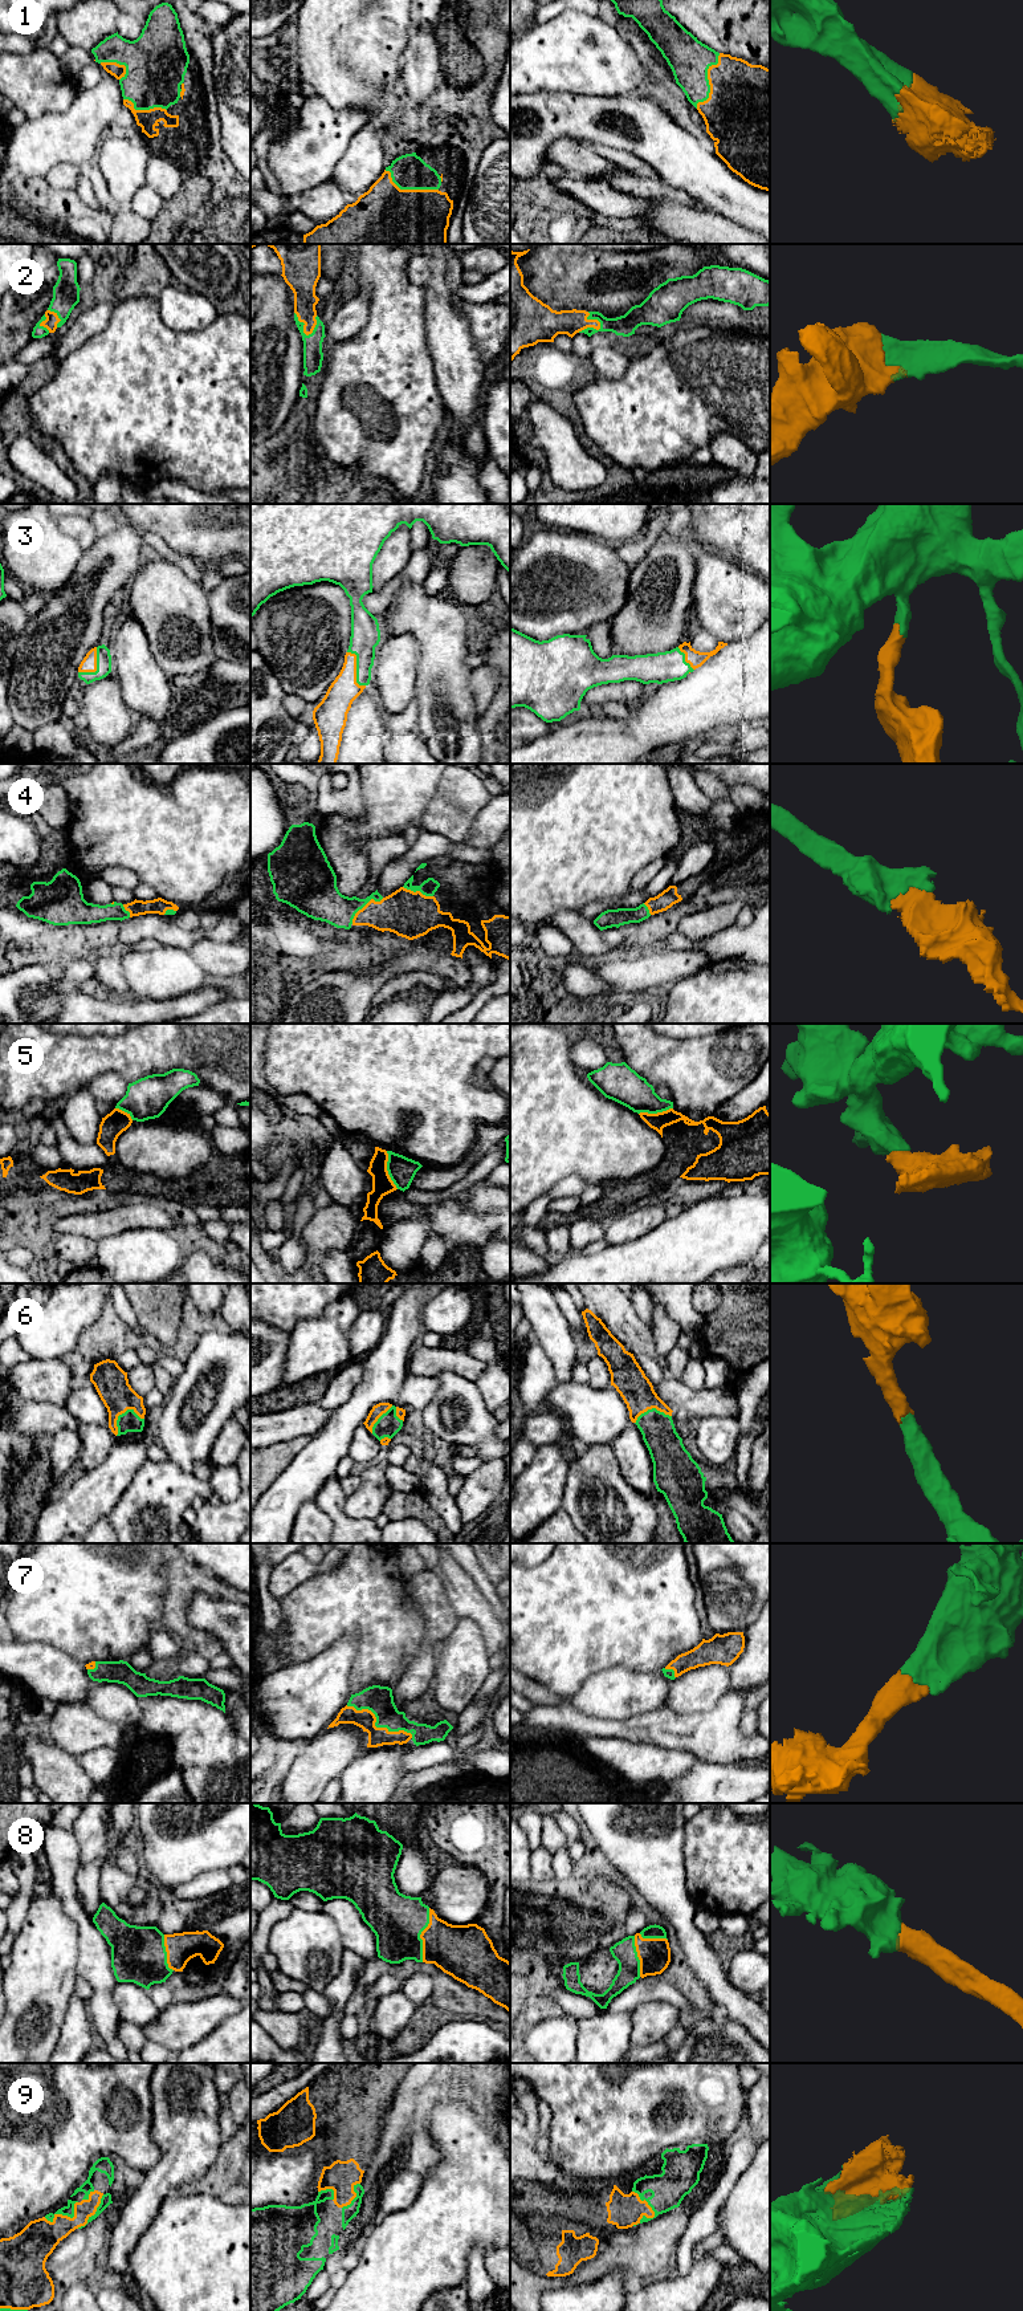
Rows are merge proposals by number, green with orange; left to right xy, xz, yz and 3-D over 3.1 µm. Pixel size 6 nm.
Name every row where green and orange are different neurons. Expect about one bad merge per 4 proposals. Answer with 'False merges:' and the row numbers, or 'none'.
False merges: 5

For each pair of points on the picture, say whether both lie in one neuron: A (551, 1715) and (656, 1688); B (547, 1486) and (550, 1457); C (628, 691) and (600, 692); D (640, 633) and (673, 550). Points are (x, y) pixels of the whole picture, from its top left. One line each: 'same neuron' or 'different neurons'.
A: different neurons
B: same neuron
C: same neuron
D: same neuron

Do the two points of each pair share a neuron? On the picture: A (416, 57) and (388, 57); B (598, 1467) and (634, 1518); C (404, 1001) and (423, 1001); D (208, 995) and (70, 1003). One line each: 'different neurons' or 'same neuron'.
A: different neurons
B: same neuron
C: same neuron
D: same neuron

